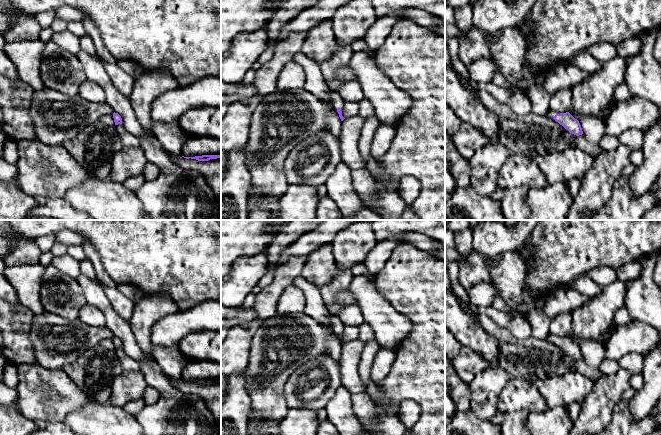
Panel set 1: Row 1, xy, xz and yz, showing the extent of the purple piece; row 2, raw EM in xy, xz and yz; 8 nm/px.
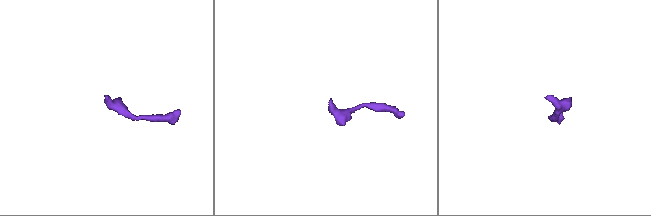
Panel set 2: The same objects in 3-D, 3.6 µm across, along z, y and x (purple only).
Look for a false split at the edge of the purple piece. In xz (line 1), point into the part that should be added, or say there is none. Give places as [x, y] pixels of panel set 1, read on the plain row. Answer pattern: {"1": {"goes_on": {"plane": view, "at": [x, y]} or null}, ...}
{"1": {"goes_on": {"plane": "xz", "at": [337, 324]}}}

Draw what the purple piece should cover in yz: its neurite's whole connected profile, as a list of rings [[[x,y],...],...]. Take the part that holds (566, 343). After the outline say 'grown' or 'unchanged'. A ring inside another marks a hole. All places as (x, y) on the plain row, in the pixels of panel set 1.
[[[549,333],[547,340],[553,342],[556,346],[574,359],[579,360],[583,358],[579,345],[575,343],[569,336],[555,338],[551,333]]]; grown

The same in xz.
[[[330,314],[330,321],[333,327],[335,328],[335,330],[337,331],[337,336],[339,338],[341,345],[343,345],[345,342],[342,340],[342,335],[340,331],[343,329],[344,325],[340,321],[340,319],[333,314]]]; grown

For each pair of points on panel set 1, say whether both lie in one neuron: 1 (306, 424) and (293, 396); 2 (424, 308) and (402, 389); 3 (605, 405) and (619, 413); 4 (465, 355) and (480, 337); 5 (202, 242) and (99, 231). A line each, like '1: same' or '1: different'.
1: different
2: same
3: different
4: different
5: same

